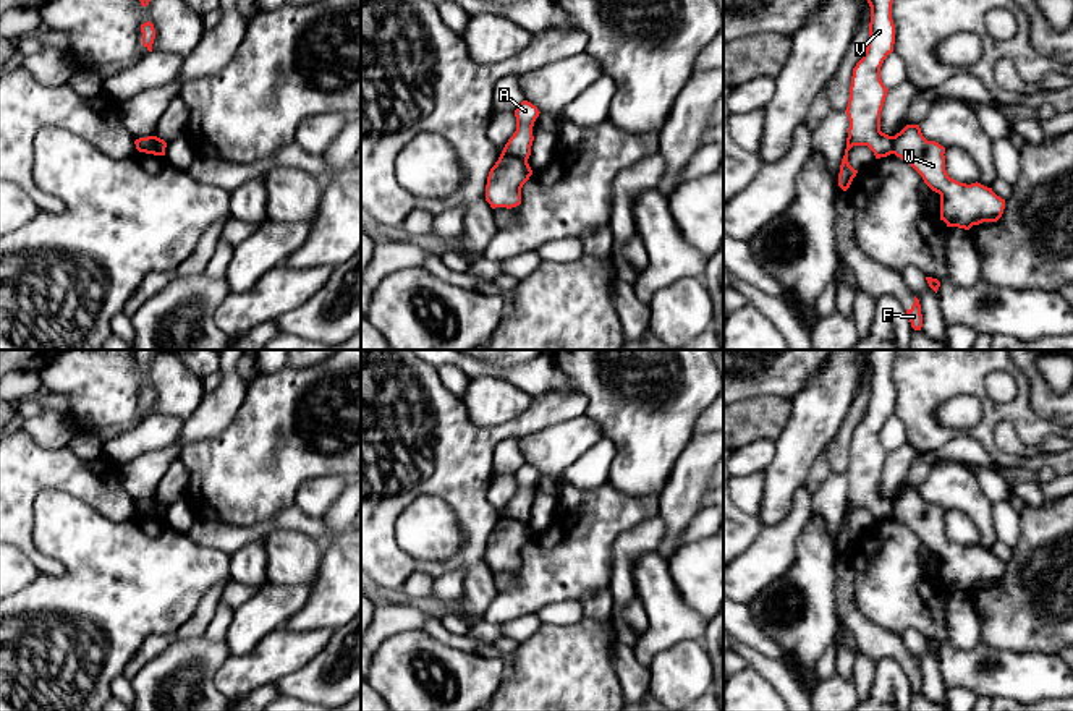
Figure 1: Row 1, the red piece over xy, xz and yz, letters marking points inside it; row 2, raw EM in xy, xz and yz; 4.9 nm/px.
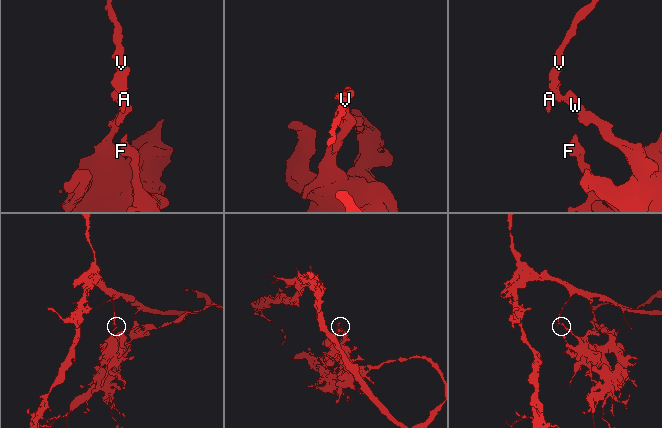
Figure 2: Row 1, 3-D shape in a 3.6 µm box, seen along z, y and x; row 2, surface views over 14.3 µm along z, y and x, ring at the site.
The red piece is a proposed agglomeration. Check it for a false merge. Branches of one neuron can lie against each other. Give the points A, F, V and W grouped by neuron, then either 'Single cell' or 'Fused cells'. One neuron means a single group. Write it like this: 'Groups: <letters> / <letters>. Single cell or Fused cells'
Groups: A V / F W. Fused cells

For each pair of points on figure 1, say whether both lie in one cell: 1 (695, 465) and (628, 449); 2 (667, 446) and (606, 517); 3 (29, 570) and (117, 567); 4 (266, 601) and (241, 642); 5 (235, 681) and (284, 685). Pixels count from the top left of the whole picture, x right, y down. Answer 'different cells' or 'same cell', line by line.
1: different cells
2: different cells
3: different cells
4: same cell
5: different cells

